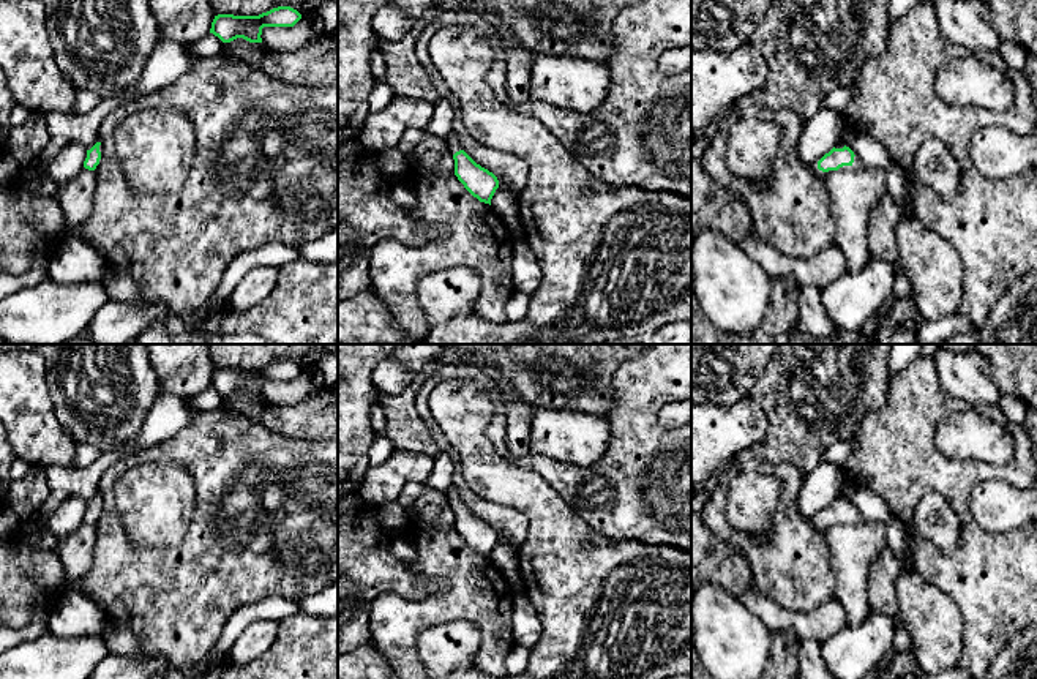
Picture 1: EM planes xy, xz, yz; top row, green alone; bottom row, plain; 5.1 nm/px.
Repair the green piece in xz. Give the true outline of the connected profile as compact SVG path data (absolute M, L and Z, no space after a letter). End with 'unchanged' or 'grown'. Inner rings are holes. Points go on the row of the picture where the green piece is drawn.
M455 133L445 137L448 152L455 159L455 175L464 185L464 188L477 197L480 202L489 204L499 188L497 177L488 169L477 164L459 144Z | grown

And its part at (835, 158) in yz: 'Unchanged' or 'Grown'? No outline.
Grown

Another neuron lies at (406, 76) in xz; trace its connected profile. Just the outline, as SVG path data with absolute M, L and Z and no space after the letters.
M412 30L399 41L376 41L387 66L387 82L395 96L406 96L415 101L437 103L439 92L428 79L418 57L415 43L418 35Z

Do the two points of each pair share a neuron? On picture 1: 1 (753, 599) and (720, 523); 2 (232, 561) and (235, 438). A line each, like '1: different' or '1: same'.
1: different
2: same

